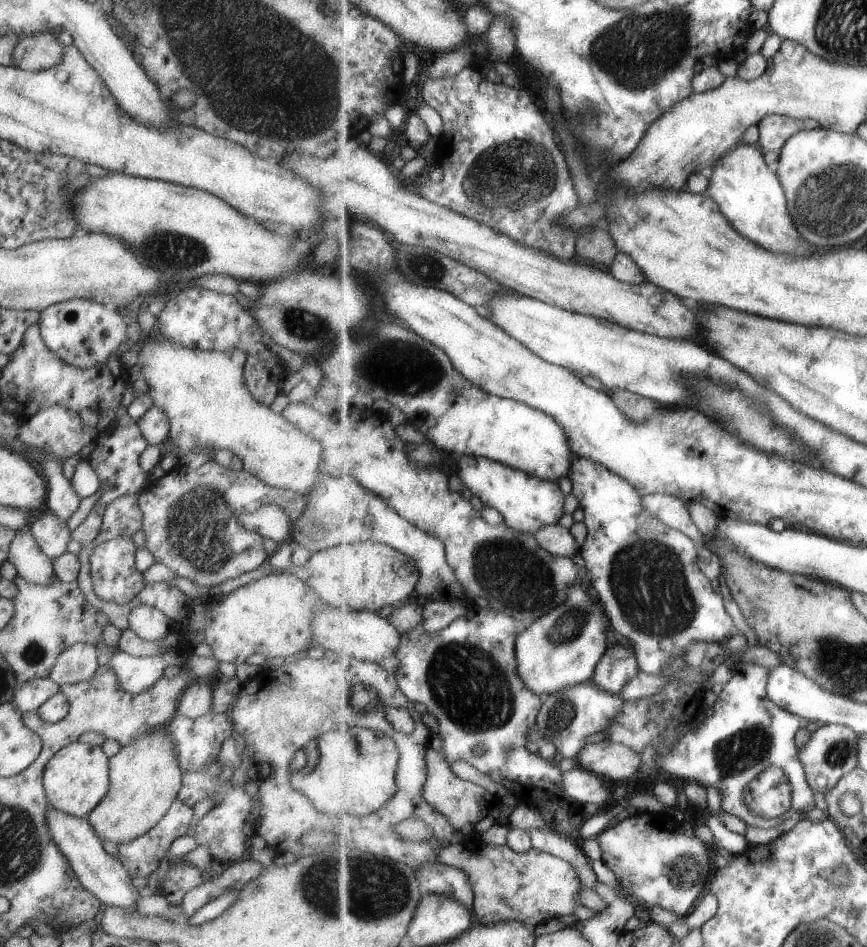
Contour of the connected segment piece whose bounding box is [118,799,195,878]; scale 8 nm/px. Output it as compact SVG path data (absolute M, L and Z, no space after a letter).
M180 799L174 800L172 806L168 808L168 812L162 816L160 822L151 828L146 834L130 840L130 842L124 842L124 844L118 845L118 858L122 863L122 866L134 877L140 876L142 878L148 878L154 870L158 869L162 858L167 856L167 852L170 845L174 840L186 835L190 824L194 821L194 809L187 804L184 804Z

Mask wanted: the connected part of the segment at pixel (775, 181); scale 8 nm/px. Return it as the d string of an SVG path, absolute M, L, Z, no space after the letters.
M741 142L707 174L708 196L712 196L720 208L724 208L724 214L732 220L732 224L736 224L736 228L740 228L740 232L744 232L744 236L750 236L774 252L806 252L806 256L812 254L814 246L804 240L788 210L787 189L784 188L776 167L766 162L760 146Z

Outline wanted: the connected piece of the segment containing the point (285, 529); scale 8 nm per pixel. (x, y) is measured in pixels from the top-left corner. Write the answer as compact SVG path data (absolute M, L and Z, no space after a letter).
M264 504L256 512L240 514L238 520L242 528L257 532L264 539L272 539L279 544L292 540L292 521L276 504Z

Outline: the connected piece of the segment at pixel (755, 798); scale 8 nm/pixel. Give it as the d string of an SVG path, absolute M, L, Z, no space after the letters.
M778 766L760 774L746 790L746 802L763 818L777 818L787 813L794 800L794 784L784 768Z

